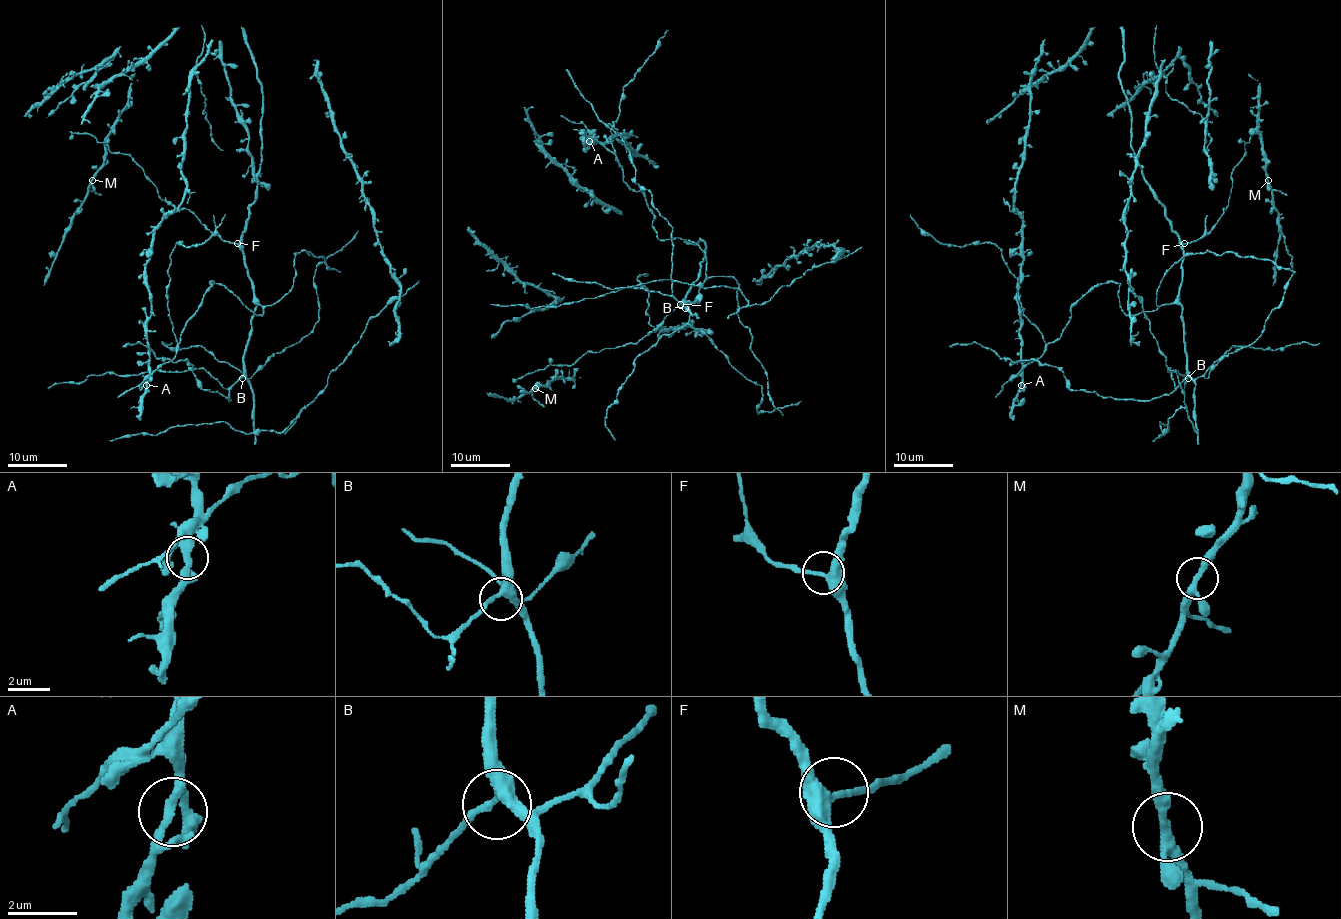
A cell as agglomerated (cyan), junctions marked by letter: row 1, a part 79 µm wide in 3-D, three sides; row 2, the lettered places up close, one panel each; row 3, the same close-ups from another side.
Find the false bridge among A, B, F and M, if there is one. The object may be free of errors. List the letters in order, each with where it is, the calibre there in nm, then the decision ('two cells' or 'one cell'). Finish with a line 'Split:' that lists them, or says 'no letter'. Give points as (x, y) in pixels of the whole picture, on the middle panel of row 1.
A: (589, 141) | 280 nm | one cell
B: (685, 308) | 320 nm | one cell
F: (680, 304) | 300 nm | one cell
M: (535, 388) | 260 nm | one cell
Split: no letter

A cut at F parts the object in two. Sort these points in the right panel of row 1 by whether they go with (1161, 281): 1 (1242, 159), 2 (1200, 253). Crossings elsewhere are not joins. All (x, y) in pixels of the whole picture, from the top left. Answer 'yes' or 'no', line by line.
1: no
2: yes

